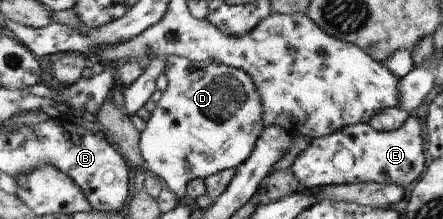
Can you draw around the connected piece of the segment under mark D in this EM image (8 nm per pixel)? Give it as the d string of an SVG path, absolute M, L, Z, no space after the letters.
M178 55L168 56L167 64L168 85L141 132L139 147L147 170L159 176L164 188L180 198L192 179L235 169L250 158L264 127L263 100L253 78L244 69L216 61L193 61Z

